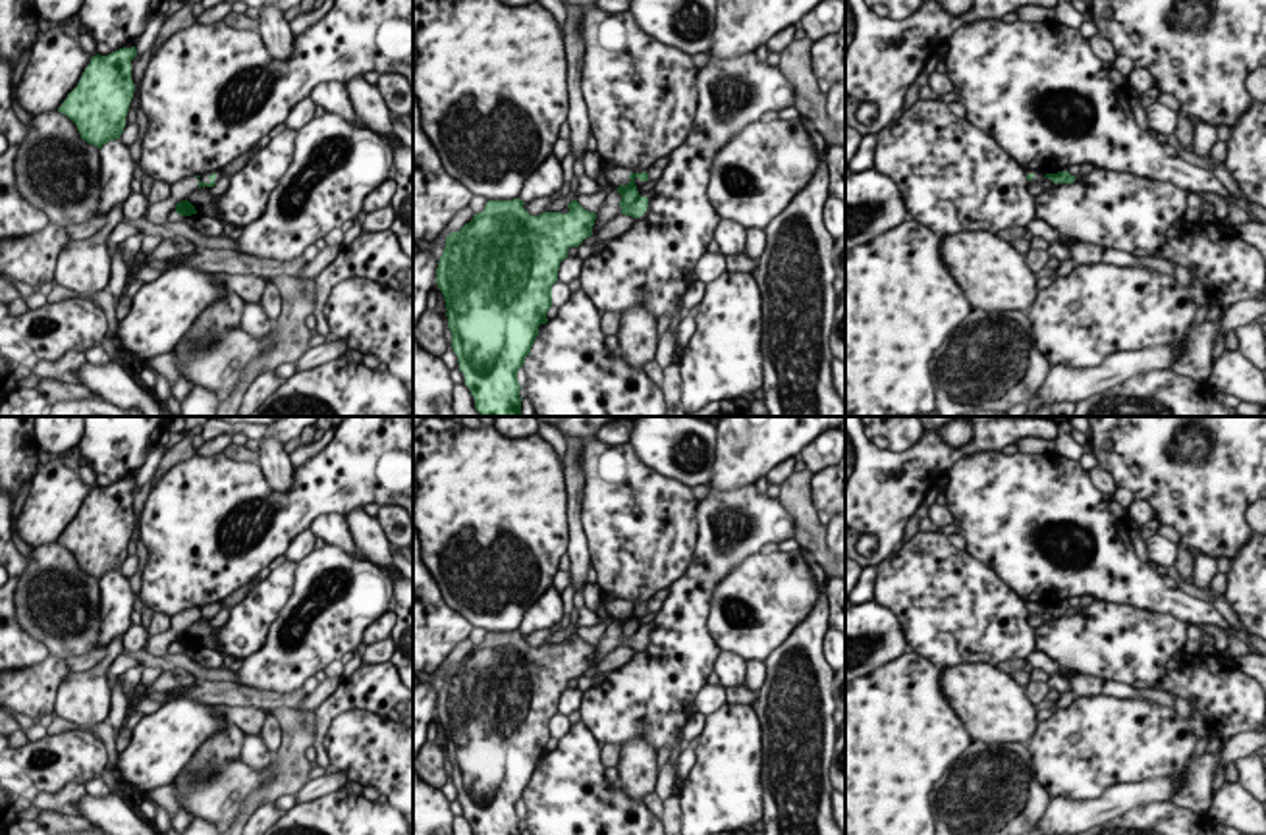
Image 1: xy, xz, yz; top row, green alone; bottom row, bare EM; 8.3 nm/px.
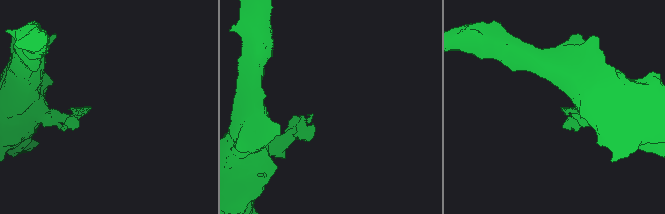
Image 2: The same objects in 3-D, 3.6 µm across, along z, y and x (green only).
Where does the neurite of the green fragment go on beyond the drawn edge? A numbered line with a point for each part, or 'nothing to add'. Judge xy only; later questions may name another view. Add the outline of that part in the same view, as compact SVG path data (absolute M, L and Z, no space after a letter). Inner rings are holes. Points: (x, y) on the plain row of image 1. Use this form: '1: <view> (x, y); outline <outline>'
nothing to add

